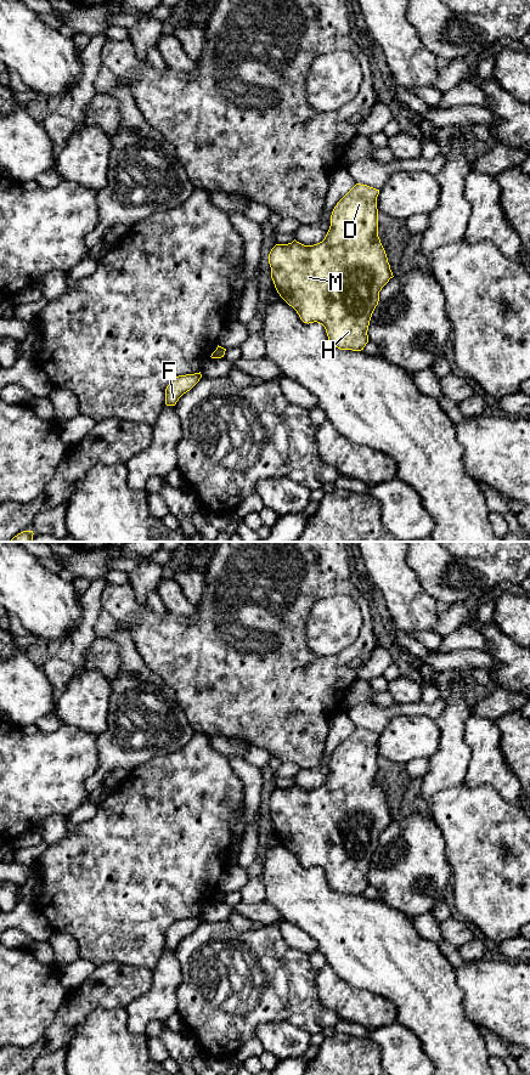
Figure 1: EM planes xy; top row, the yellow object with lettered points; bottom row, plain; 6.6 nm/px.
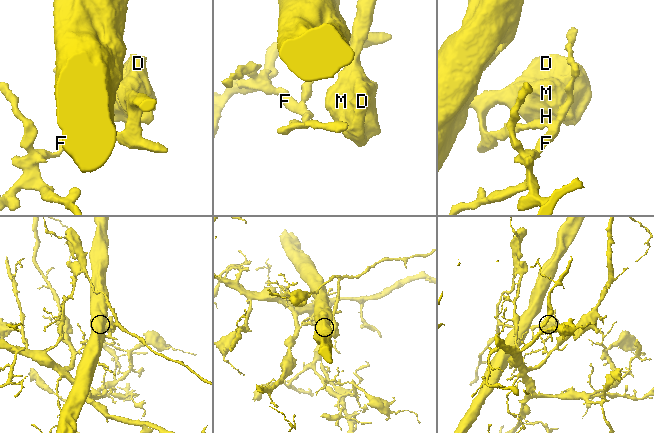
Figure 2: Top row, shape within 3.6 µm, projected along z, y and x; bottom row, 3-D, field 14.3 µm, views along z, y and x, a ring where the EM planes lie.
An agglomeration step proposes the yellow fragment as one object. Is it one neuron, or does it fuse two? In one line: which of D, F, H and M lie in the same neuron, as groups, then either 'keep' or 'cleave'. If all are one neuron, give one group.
D H M / F | cleave

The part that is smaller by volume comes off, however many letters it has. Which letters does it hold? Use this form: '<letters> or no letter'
D, H, M

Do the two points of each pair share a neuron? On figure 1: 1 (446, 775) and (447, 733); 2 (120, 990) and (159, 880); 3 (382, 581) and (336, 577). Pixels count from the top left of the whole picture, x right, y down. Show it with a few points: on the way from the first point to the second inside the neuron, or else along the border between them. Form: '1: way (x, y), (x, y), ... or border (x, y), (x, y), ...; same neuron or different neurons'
1: way (447, 764), (447, 743); same neuron
2: border (100, 965), (118, 962), (145, 966), (151, 971); different neurons
3: border (353, 554), (357, 567); different neurons

